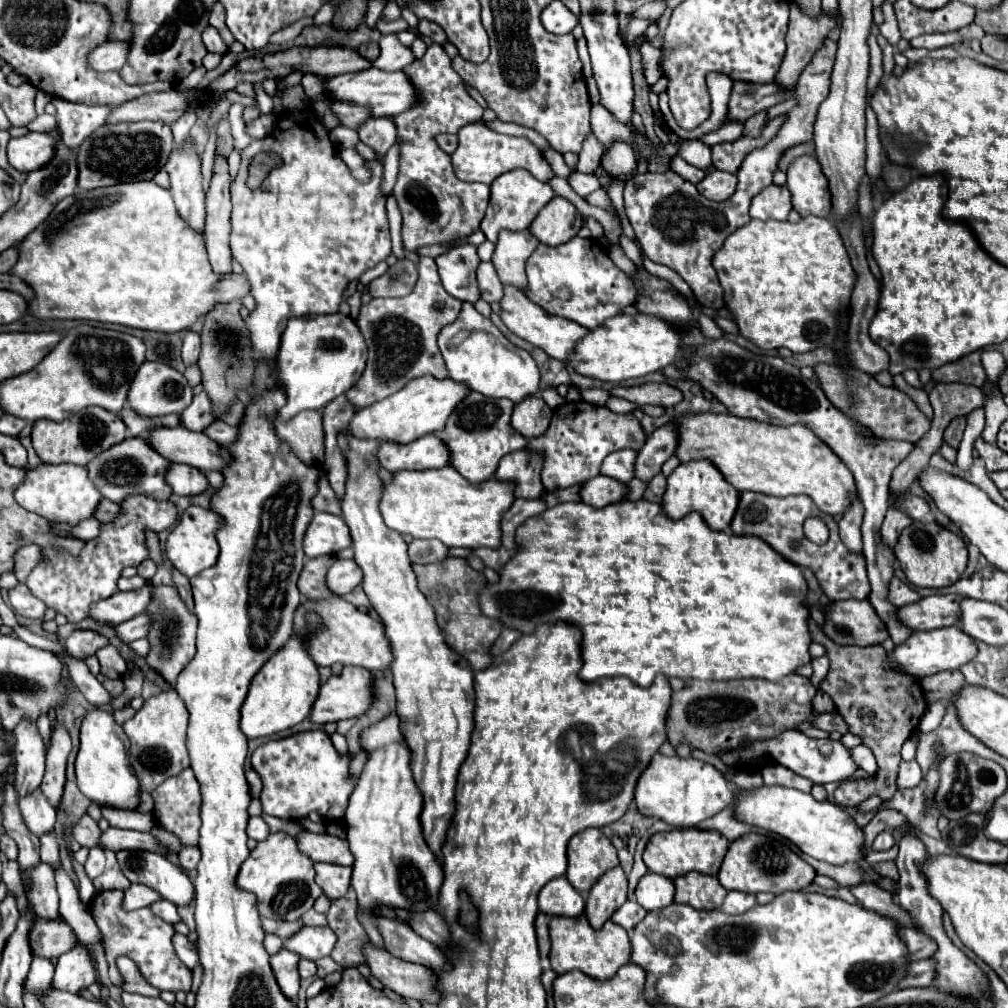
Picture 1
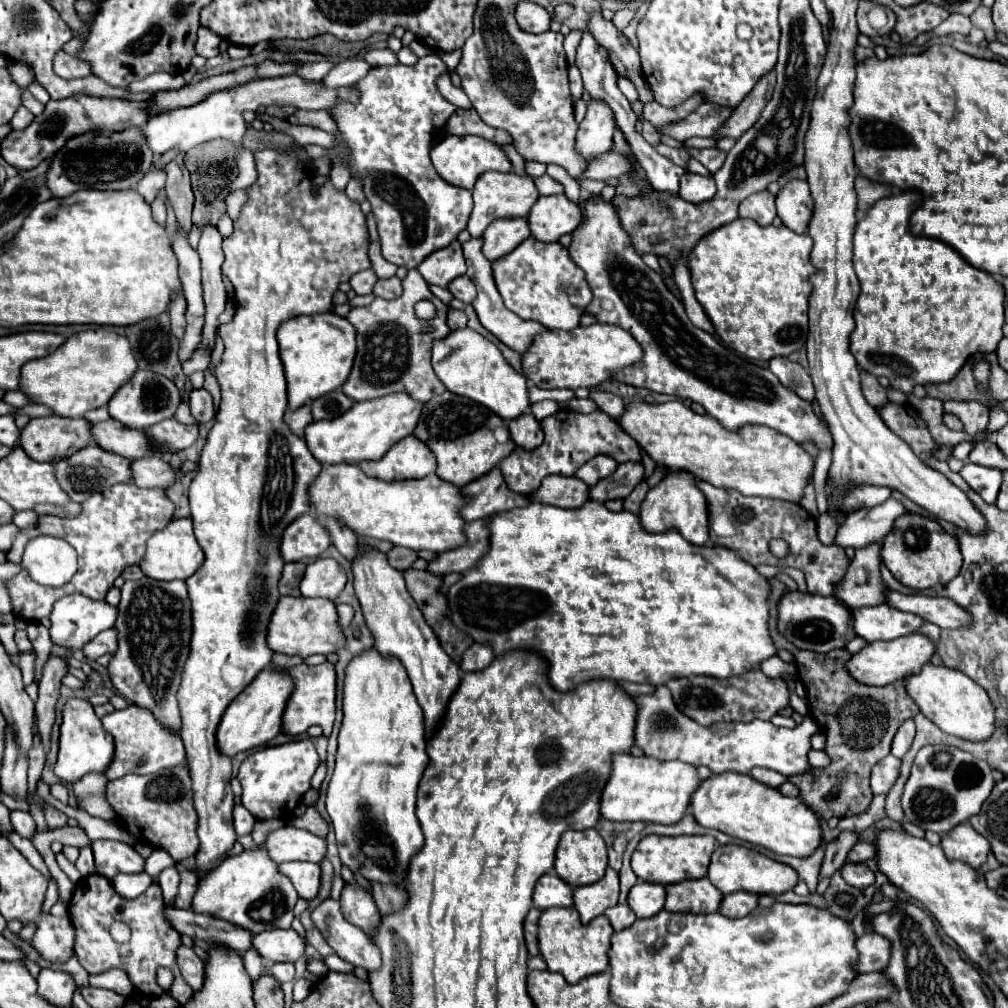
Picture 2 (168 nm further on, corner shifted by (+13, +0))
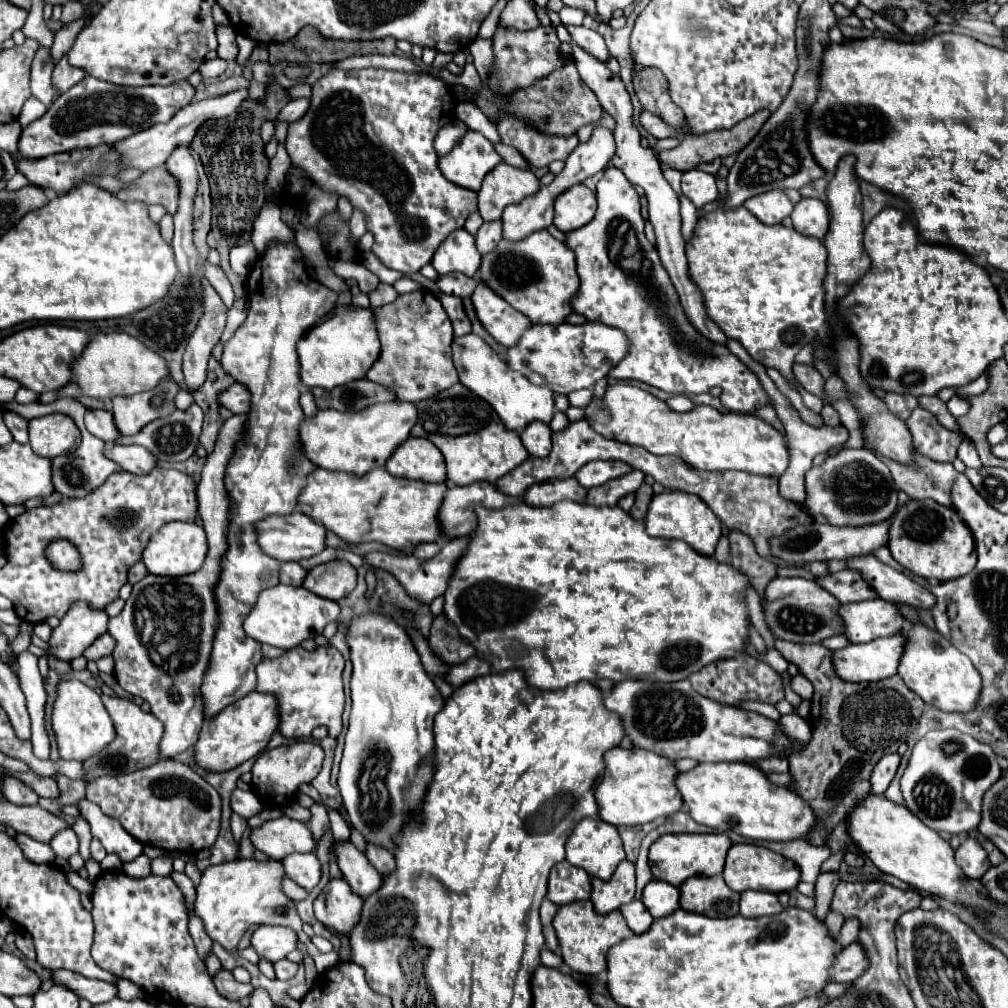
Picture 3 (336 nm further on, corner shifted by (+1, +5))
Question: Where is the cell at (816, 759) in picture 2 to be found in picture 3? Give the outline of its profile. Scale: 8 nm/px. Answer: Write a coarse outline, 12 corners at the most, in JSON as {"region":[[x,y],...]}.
{"region":[[797,714],[781,716],[783,732],[801,744],[811,740],[812,728]]}

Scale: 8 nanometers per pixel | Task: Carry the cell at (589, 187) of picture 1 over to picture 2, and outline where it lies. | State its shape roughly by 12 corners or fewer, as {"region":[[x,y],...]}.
{"region":[[549,175],[537,177],[541,195],[563,193],[563,185]]}

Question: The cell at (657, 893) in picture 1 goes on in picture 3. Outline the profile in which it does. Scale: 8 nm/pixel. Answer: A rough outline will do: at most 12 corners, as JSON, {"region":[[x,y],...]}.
{"region":[[653,880],[643,902],[653,918],[679,908],[679,888]]}

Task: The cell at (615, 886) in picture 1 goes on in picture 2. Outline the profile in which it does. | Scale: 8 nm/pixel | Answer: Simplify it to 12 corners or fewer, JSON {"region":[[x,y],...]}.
{"region":[[619,875],[575,887],[581,923],[617,905]]}

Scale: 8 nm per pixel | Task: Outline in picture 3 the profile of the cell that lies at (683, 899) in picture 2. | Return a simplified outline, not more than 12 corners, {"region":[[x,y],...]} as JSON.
{"region":[[723,876],[681,884],[681,908],[709,918],[739,914]]}

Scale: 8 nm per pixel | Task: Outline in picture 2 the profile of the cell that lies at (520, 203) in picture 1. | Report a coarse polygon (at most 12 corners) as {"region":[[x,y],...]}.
{"region":[[487,171],[473,187],[467,231],[481,237],[499,217],[525,217],[531,177]]}

